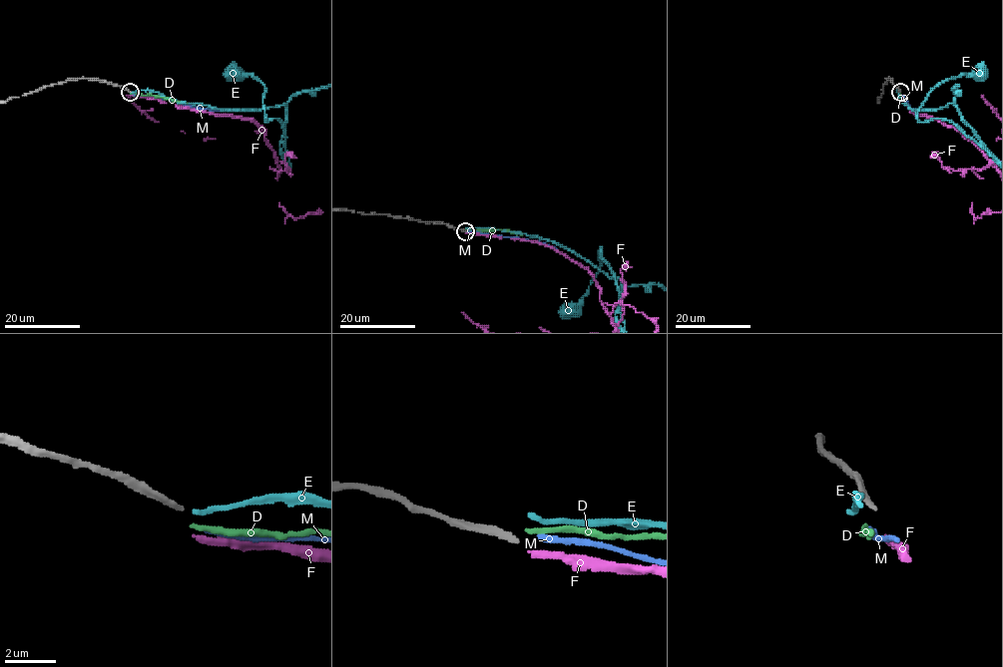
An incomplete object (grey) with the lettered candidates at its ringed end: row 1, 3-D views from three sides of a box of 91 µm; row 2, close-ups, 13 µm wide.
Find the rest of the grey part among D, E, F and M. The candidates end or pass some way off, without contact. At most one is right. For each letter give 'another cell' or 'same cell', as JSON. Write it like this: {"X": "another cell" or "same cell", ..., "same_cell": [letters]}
{"D": "another cell", "E": "another cell", "F": "another cell", "M": "another cell", "same_cell": []}

